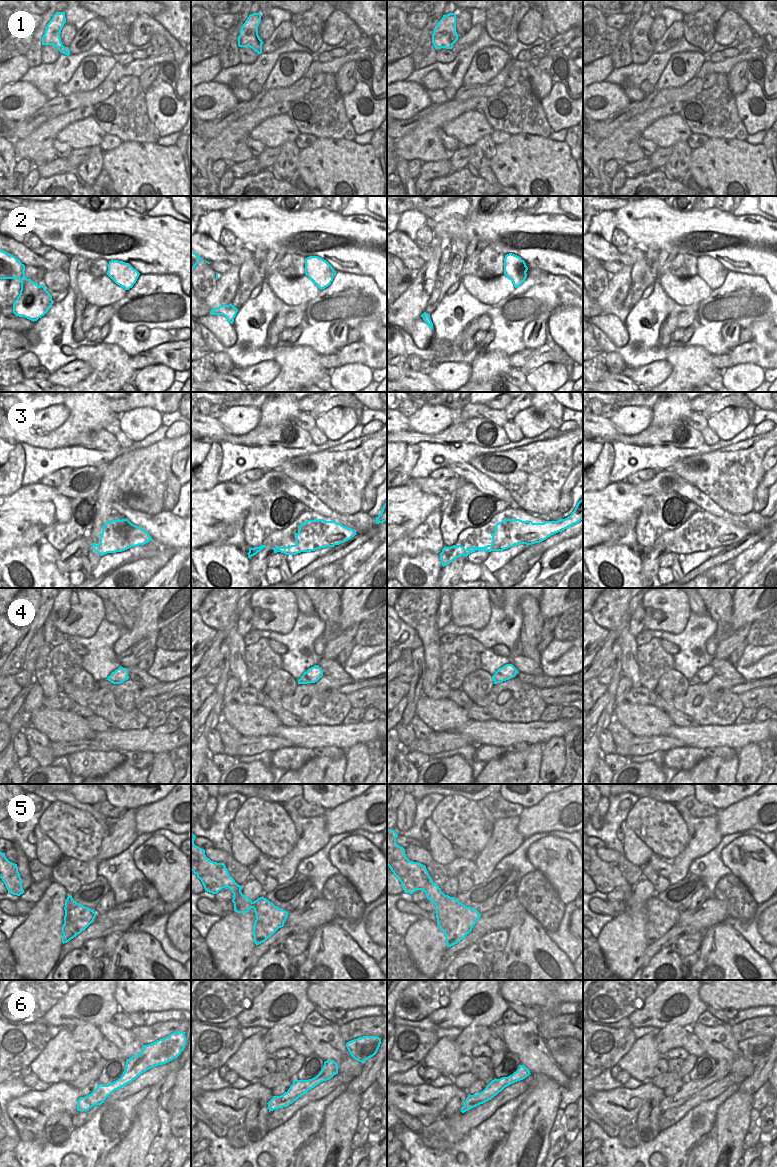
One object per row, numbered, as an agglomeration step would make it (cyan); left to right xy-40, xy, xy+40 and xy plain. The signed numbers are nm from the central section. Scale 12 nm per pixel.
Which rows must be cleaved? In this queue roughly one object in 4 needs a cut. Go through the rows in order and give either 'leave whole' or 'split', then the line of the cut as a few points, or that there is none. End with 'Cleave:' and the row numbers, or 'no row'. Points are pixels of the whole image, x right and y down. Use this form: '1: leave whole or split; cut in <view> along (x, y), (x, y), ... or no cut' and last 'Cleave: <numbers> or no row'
1: leave whole; no cut
2: leave whole; no cut
3: leave whole; no cut
4: leave whole; no cut
5: leave whole; no cut
6: leave whole; no cut
Cleave: no row

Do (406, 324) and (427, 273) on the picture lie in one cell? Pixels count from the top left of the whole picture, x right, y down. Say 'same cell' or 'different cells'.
same cell

